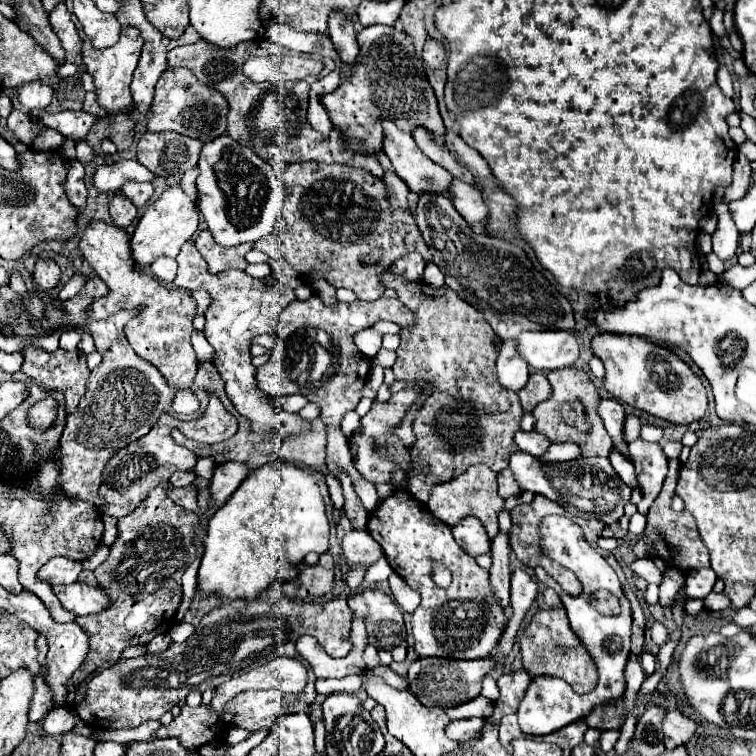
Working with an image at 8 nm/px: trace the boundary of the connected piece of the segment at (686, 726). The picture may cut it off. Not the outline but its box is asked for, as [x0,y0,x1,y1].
[662,710,696,750]

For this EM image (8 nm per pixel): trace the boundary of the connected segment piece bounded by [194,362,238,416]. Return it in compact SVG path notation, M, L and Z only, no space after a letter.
M200 362L198 364L198 374L196 374L196 380L194 380L194 385L199 385L200 389L206 395L210 395L210 391L216 394L220 401L223 403L224 408L230 412L230 414L238 414L234 410L234 404L230 402L230 398L226 398L226 392L224 387L224 382L218 374L218 370L214 370L214 364L212 362Z

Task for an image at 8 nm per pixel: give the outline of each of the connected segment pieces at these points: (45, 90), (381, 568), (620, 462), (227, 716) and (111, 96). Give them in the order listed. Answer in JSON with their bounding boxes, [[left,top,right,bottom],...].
[[18,82,54,110],[364,558,392,586],[610,450,638,486],[222,682,316,730],[71,13,142,115]]

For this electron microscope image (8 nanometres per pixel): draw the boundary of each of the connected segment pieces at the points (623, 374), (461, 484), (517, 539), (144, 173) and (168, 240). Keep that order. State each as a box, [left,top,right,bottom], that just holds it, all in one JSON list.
[[592,334,708,426],[426,464,504,538],[510,494,564,566],[92,160,154,192],[130,186,198,268]]

